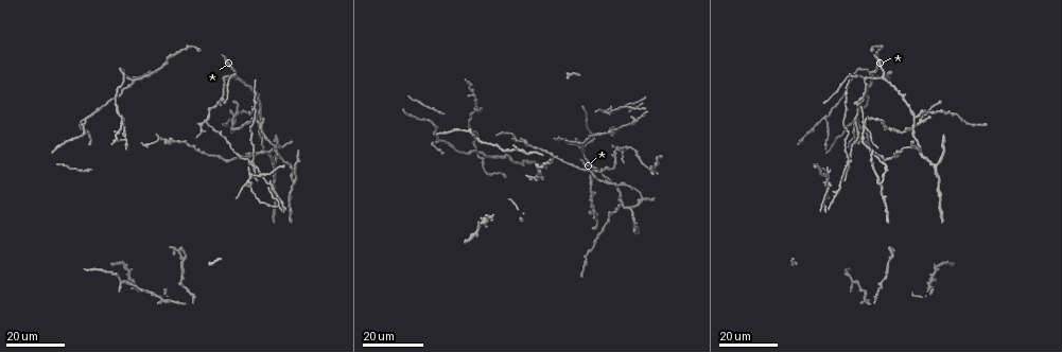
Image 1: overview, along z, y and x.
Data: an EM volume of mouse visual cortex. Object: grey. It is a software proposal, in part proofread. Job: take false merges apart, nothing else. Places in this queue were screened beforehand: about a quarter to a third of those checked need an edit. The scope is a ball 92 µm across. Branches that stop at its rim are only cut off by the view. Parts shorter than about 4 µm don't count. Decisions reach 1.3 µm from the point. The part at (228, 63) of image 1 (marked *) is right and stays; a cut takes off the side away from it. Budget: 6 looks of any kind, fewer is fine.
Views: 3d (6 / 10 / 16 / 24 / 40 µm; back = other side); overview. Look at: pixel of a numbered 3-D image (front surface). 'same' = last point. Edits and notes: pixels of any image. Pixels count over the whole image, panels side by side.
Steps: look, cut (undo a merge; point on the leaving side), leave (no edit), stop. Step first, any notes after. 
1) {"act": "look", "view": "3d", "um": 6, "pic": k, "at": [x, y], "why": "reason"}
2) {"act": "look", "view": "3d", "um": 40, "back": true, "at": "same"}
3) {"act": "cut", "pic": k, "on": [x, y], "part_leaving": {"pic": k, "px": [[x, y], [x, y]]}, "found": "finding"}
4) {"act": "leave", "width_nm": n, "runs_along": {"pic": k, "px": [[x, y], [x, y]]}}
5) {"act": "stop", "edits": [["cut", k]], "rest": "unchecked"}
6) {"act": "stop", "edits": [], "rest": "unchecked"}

{"act": "look", "view": "3d", "um": 24, "pic": 1, "at": [515, 138], "why": "sudden change in width"}

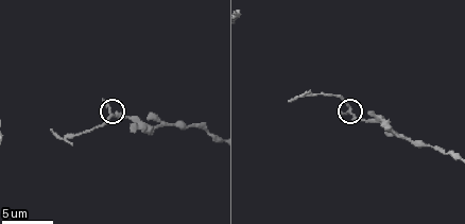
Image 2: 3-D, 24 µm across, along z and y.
{"act": "look", "view": "3d", "um": 6, "pic": 2, "at": [346, 105]}

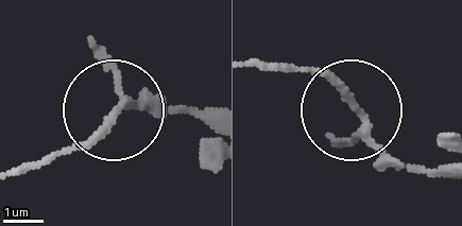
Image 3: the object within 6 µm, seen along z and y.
{"act": "leave", "width_nm": 140, "runs_along": {"pic": 3, "px": [[451, 171], [400, 164], [329, 87], [292, 67]]}, "found": "all the same neuron"}

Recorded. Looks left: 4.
{"act": "look", "view": "3d", "um": 16, "pic": 1, "at": [864, 126], "why": "two arms in line, one across"}

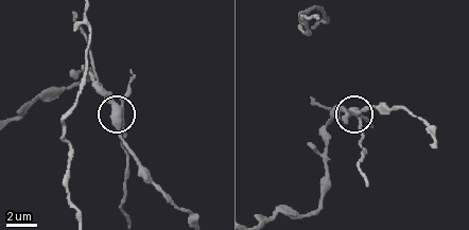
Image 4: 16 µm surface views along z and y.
{"act": "look", "view": "3d", "um": 10, "pic": 4, "at": [358, 120]}

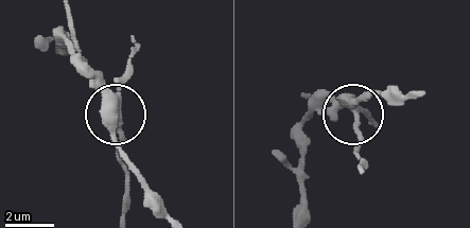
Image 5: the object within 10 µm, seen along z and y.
{"act": "look", "view": "3d", "um": 10, "back": true, "pic": 5, "at": [354, 114]}

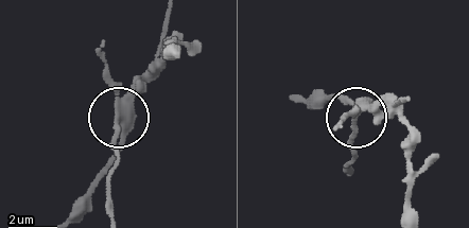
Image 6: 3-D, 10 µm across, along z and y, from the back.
{"act": "cut", "pic": 6, "on": [116, 137], "width_nm": 340, "part_leaving": {"pic": 6, "px": [[117, 114], [110, 214]]}, "found": "a second neuron is stuck on"}

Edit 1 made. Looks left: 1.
{"act": "stop", "edits": [["cut", 6]], "rest": "unchecked"}

